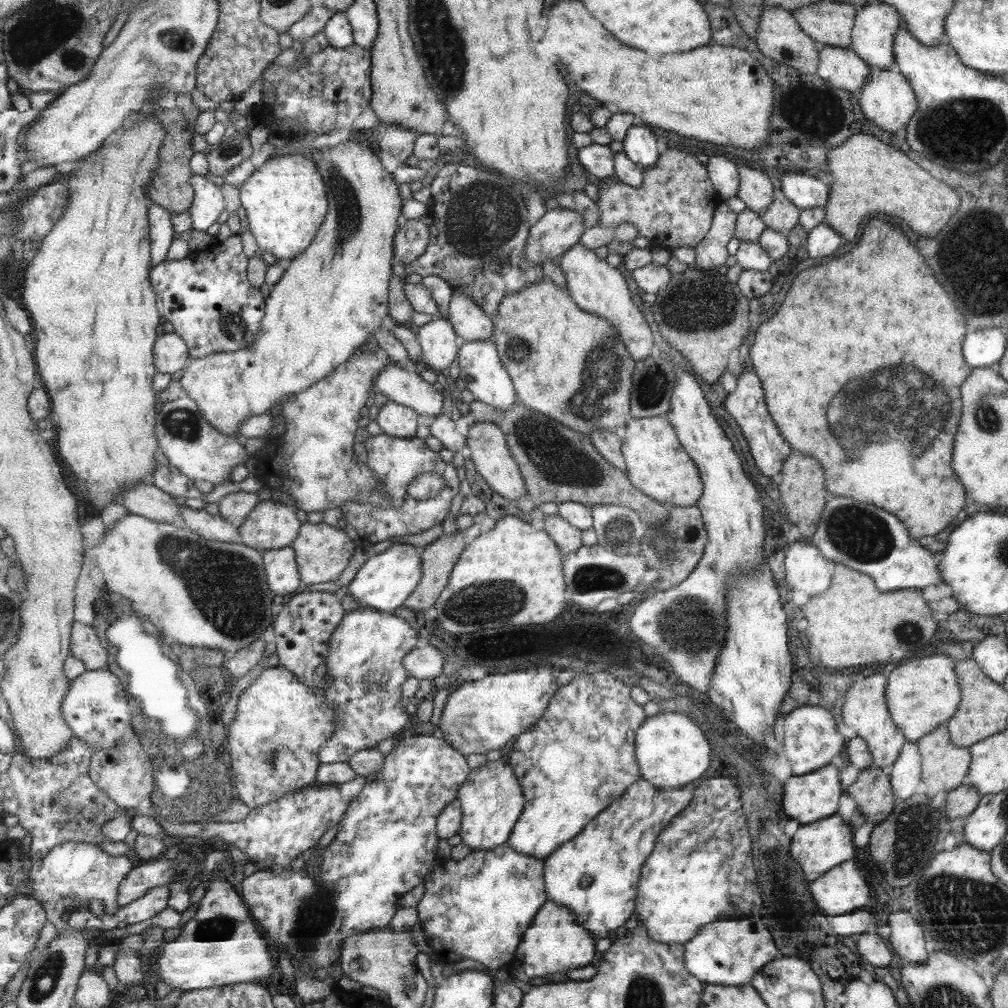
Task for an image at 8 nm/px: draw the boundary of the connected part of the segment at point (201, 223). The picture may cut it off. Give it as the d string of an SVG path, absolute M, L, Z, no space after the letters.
M197 174L190 176L190 184L194 189L194 198L187 209L191 219L191 229L207 230L223 210L221 190L205 177Z

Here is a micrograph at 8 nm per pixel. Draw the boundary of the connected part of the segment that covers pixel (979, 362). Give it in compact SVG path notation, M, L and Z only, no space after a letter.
M985 328L971 334L965 334L963 340L963 358L971 367L996 367L1006 347L1005 336L999 328Z

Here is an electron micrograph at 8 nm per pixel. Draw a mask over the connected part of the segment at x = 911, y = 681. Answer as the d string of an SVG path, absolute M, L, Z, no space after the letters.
M939 653L937 656L917 658L906 662L903 666L895 668L886 682L886 705L890 711L890 716L898 728L905 734L905 739L909 742L916 742L934 731L939 725L944 724L950 719L961 702L961 689L958 685L958 677L955 676L953 659L945 656L945 653Z

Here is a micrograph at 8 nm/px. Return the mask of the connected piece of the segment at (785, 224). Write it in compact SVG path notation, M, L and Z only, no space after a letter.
M774 188L772 201L759 215L766 228L785 234L798 223L799 211L800 209L782 193L781 189Z

